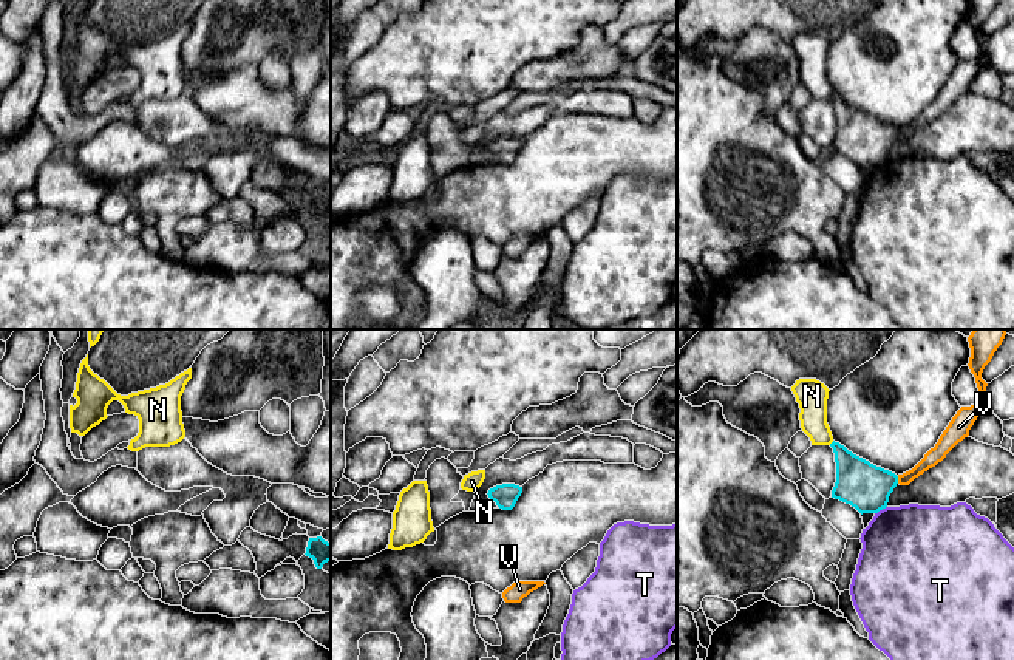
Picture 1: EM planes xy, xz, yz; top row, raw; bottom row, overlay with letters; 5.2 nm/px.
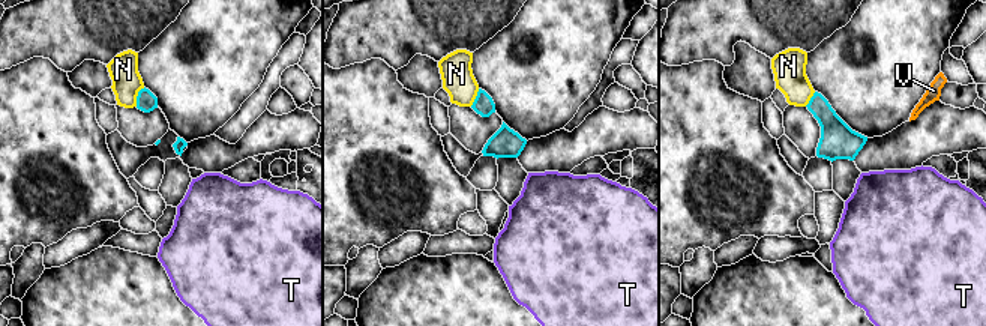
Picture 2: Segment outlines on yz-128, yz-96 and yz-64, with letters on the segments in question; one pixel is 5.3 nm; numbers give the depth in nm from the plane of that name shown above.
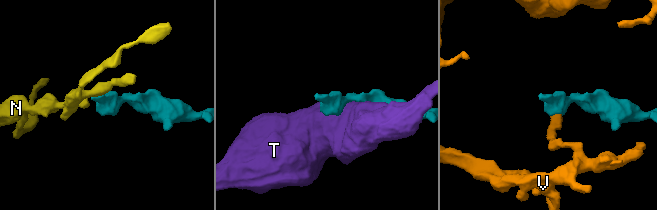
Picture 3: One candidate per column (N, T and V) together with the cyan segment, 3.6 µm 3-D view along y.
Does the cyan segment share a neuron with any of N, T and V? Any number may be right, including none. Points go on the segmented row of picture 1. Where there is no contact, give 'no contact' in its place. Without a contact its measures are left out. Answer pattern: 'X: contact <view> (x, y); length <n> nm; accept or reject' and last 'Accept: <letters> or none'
N: contact yz (832, 442); length 40 nm; reject
T: contact yz (880, 509); length 80 nm; reject
V: contact yz (897, 479); length 40 nm; reject
Accept: none

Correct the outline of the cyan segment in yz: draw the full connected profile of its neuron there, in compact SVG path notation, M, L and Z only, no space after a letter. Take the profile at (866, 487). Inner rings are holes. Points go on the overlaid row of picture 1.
M832 442L836 462L836 482L832 498L863 513L878 513L887 507L898 476L853 454L839 442Z

